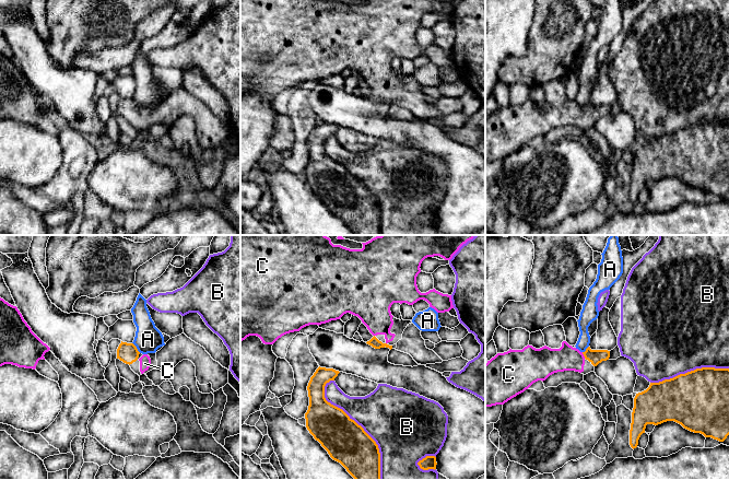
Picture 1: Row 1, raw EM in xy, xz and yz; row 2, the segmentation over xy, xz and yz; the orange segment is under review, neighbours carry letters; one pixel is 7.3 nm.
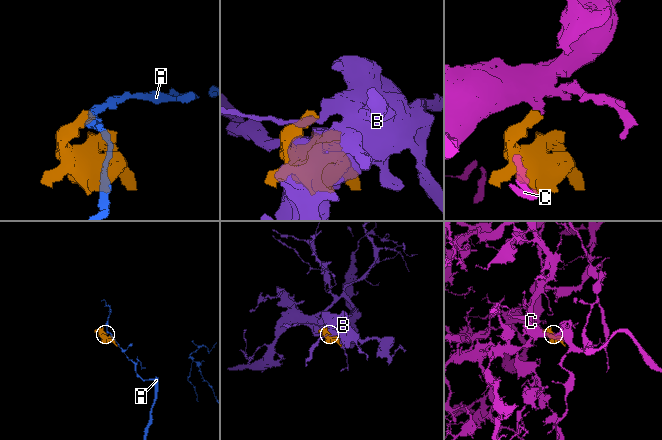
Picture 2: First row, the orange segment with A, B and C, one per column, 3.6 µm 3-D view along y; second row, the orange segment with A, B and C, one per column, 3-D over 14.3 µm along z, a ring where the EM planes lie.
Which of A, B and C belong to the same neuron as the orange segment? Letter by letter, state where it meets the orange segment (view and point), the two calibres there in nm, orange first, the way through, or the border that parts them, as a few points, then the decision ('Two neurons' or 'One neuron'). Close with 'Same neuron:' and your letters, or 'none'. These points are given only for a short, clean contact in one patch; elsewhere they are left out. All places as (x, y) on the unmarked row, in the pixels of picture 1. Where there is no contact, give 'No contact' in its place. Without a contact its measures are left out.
A: Touches orange at xy (136, 103). Thickness 150 nm (orange) against 200 nm. Boundary: xy (132, 97), (140, 107). Two neurons
B: Touches orange at xz (360, 180). Thickness 320 nm (orange) against 440 nm. Two neurons
C: Touches orange at yz (584, 110). Thickness 110 nm (orange) against 180 nm. Path across: yz (596, 112), (584, 110), (566, 113). One neuron
Same neuron: C

